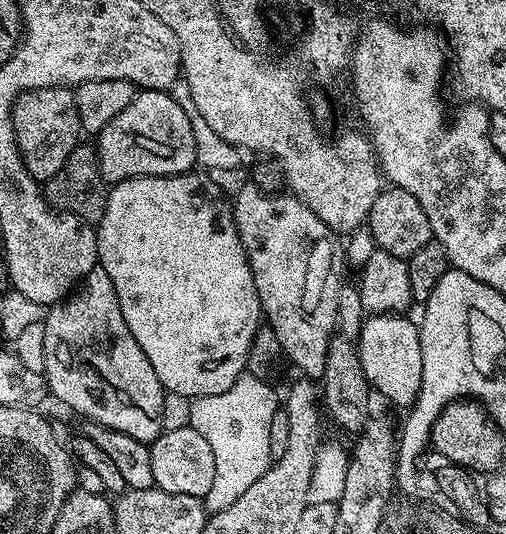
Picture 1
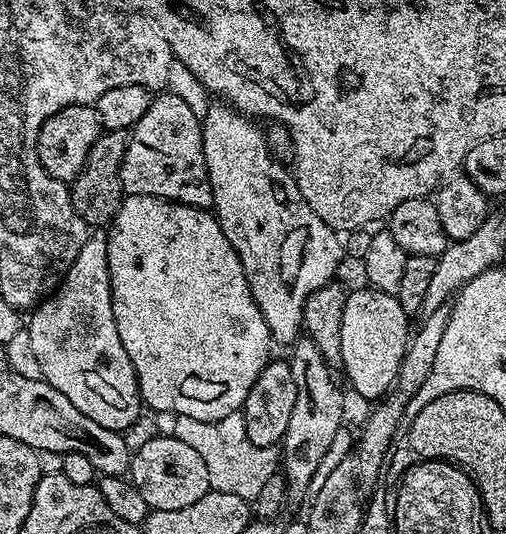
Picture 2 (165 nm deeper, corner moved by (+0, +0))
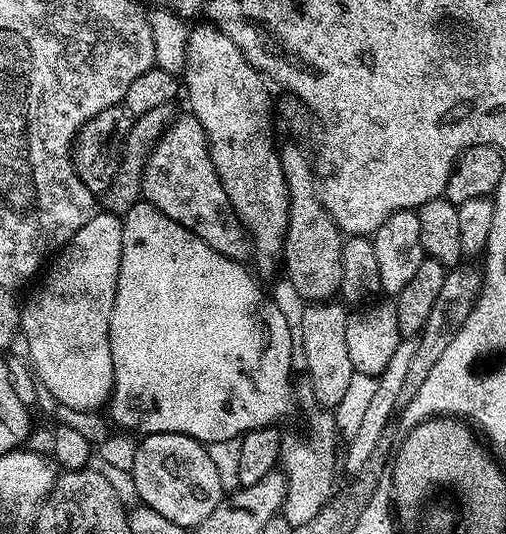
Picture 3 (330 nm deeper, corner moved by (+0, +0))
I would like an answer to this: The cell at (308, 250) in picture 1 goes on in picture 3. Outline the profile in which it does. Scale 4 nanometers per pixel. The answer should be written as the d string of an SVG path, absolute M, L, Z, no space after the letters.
M200 22L197 24L200 24L197 26L197 28L195 28L195 26L192 26L192 27L189 27L188 29L188 41L186 42L186 62L184 63L184 70L182 73L182 84L183 84L183 87L186 89L186 96L188 92L188 104L190 107L192 107L189 109L190 109L191 115L196 116L198 118L198 122L202 122L202 126L204 127L204 133L206 134L206 138L208 139L208 149L210 150L210 158L212 159L212 161L214 162L214 166L218 170L218 178L220 179L220 181L222 182L222 186L226 190L226 198L230 198L230 202L234 206L234 210L238 214L238 218L242 223L244 223L245 232L247 232L248 235L252 237L252 250L254 253L255 263L257 262L260 263L261 270L264 272L268 272L271 270L272 267L275 266L275 264L277 267L278 257L284 251L284 235L286 234L286 226L288 225L288 187L286 186L286 178L282 174L282 164L280 162L280 154L279 154L277 145L275 146L272 145L271 128L272 128L272 124L274 125L274 100L271 95L268 97L269 85L266 83L265 77L261 75L261 73L257 71L257 69L252 67L251 62L248 59L246 59L246 57L242 54L242 50L238 50L238 46L234 46L234 42L230 42L230 38L226 38L226 34L222 34L222 30L218 30L216 28L216 25L211 22Z

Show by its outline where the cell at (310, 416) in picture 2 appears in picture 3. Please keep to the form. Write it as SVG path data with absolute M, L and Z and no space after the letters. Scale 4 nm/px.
M312 302L300 316L298 324L298 344L304 347L304 360L308 363L306 373L313 382L314 394L317 395L319 407L335 410L345 391L349 388L350 378L354 373L346 348L346 328L349 313L344 312L345 305L337 302Z

